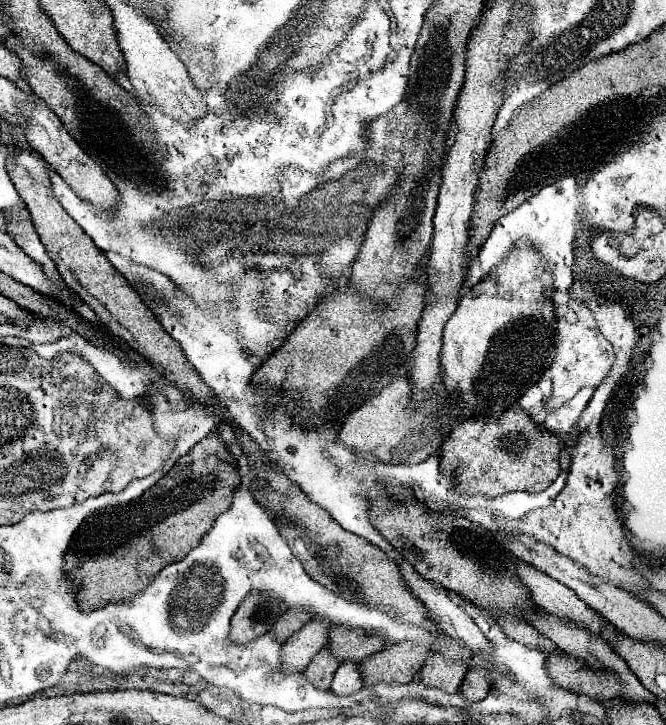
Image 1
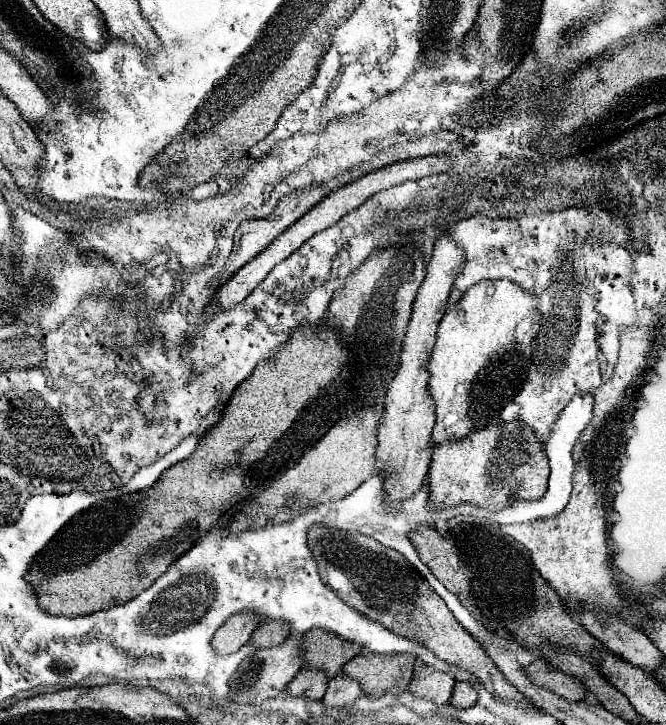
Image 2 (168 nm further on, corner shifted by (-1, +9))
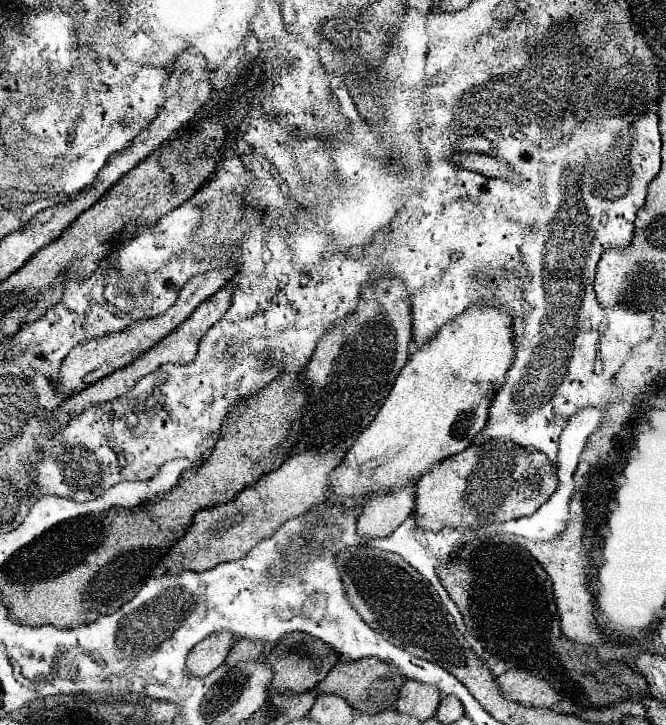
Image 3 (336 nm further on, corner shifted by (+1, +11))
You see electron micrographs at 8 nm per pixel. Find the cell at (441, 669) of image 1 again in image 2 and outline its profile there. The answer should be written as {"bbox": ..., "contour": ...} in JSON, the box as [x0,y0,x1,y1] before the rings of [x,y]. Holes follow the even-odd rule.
{"bbox":[409,663,455,705],"contour":[[[417,663],[413,669],[413,679],[409,681],[409,691],[415,697],[423,697],[435,705],[443,705],[451,699],[453,685],[455,679],[451,679],[451,675]]]}

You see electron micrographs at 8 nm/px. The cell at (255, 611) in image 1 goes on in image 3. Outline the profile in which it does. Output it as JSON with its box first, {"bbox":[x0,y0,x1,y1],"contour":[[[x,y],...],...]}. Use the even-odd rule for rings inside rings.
{"bbox":[187,631,235,677],"contour":[[[219,631],[219,633],[209,635],[205,641],[197,643],[193,647],[193,651],[189,653],[187,671],[191,675],[197,675],[197,677],[203,677],[203,675],[211,673],[219,665],[223,665],[223,661],[227,659],[233,645],[235,645],[233,633]]]}

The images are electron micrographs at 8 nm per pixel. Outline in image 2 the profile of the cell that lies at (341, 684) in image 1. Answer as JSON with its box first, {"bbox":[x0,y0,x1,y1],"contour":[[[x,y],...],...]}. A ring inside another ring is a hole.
{"bbox":[321,675,361,709],"contour":[[[339,675],[339,677],[329,681],[327,693],[321,701],[327,709],[337,709],[337,707],[353,705],[359,695],[361,695],[359,685],[353,683],[353,679],[343,679],[343,675]]]}

